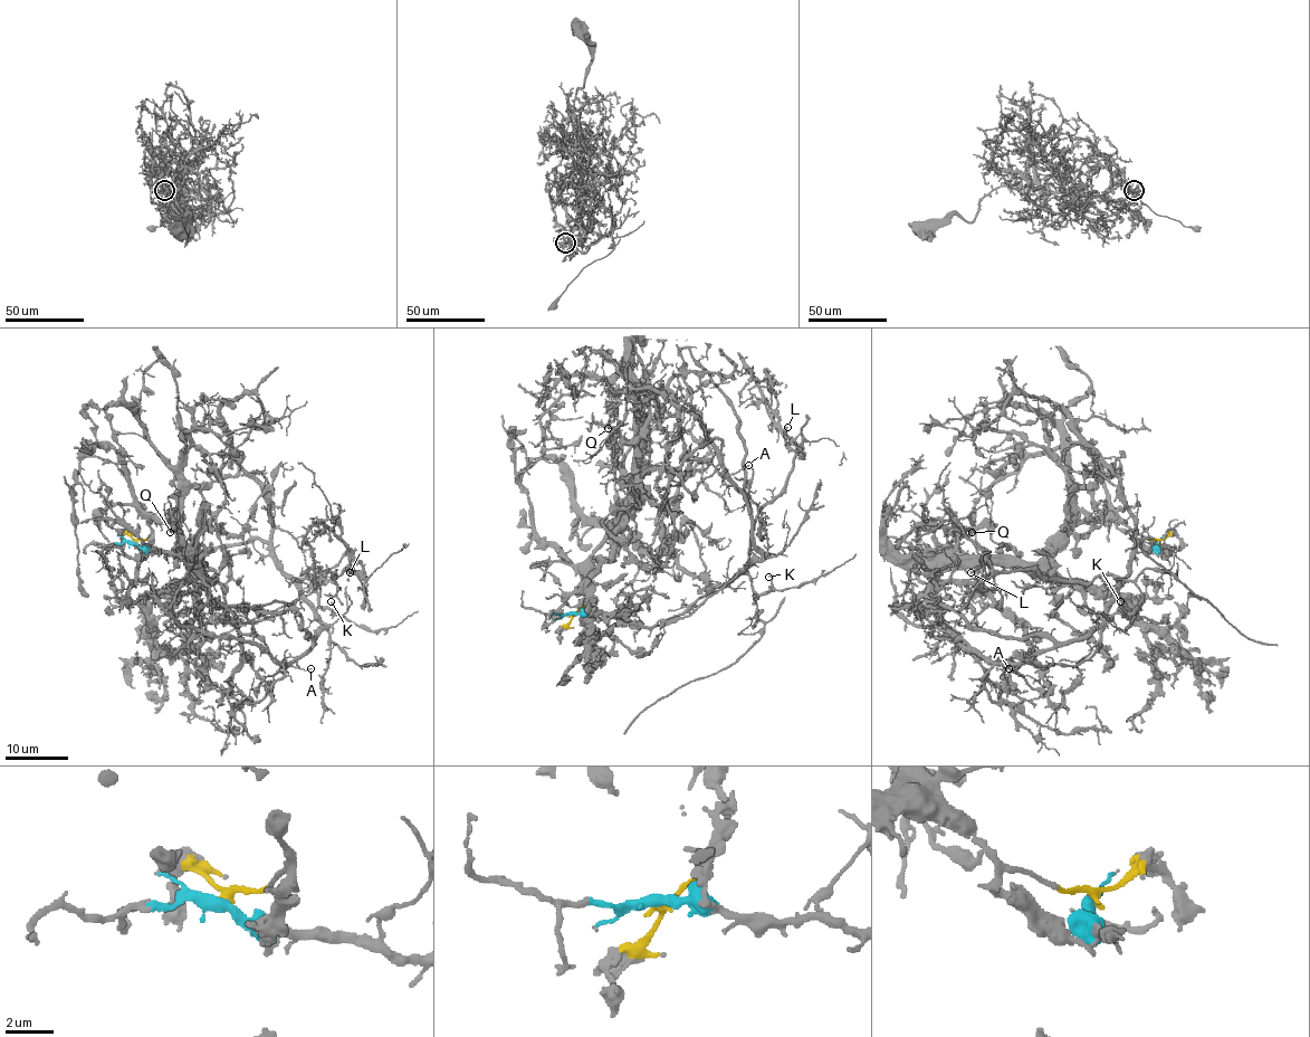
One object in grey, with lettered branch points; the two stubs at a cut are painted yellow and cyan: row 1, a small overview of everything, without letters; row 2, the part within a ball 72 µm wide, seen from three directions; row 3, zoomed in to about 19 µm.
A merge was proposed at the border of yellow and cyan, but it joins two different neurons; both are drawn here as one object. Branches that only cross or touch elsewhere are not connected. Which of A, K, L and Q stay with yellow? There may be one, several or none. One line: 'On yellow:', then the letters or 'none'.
On yellow: Q

